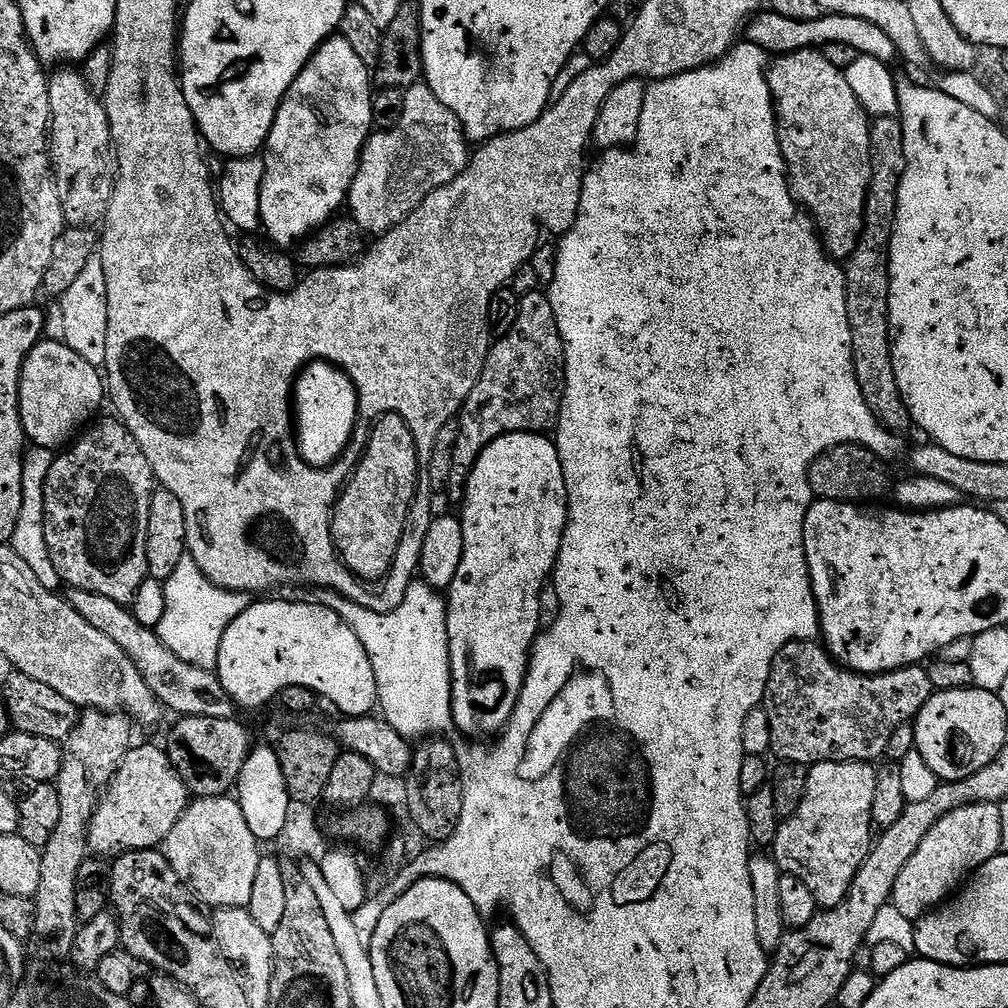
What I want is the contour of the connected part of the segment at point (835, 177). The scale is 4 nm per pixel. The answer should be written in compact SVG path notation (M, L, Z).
M811 48L810 50L802 50L794 54L775 57L775 59L771 61L767 73L772 101L776 103L776 129L778 130L778 138L782 146L784 161L788 167L788 188L791 190L793 198L796 199L797 205L810 213L812 222L815 224L817 232L820 233L823 239L825 252L837 262L847 261L848 257L854 254L854 250L858 246L860 235L864 229L866 198L868 197L870 180L872 178L872 155L870 154L870 134L872 133L872 126L870 117L868 113L865 112L862 102L850 86L845 69L826 62L823 51Z

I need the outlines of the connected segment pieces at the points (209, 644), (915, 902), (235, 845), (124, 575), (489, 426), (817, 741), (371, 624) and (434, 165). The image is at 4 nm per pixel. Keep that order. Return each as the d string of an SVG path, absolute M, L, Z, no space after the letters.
M187 554L182 558L182 562L178 562L174 574L170 574L170 578L164 581L164 589L166 590L166 614L162 614L162 622L158 629L162 642L166 642L166 646L170 646L170 650L174 650L178 658L182 658L182 662L215 669L218 650L222 647L222 634L230 626L230 622L234 622L234 618L238 618L238 614L242 614L248 608L249 597L245 593L231 592L210 582L210 578L202 574L200 567Z
M967 804L958 810L950 810L950 814L934 822L918 850L914 850L914 858L902 866L890 902L903 917L915 922L924 913L945 903L972 873L990 862L990 858L1001 855L1004 847L999 804Z
M231 795L202 796L193 799L188 809L178 818L178 826L170 830L163 842L164 857L178 874L178 878L188 885L195 899L209 909L218 908L247 908L250 894L254 891L254 878L258 874L258 862L262 855L261 841L250 834L250 826L246 826L246 814L242 814L239 800Z
M111 419L97 428L89 427L71 445L72 452L61 451L53 459L44 487L44 529L50 562L54 562L54 570L58 570L61 581L68 584L69 589L102 594L102 598L114 598L114 602L128 606L134 594L138 594L138 586L149 579L146 538L150 526L150 502L158 485L134 434L130 434L119 419Z
M539 290L520 297L518 322L514 322L510 334L499 337L493 343L480 381L474 390L470 390L470 398L466 398L460 409L446 496L456 502L463 501L468 476L490 442L515 432L544 434L555 429L563 401L564 343L554 318L554 306L550 306L547 295Z
M791 640L778 650L764 691L762 706L770 718L771 755L780 762L805 766L847 760L876 762L890 746L894 730L915 721L933 694L927 667L868 676L837 664L823 643Z
M419 578L413 580L402 606L393 612L374 612L327 590L319 593L318 600L337 612L358 634L362 646L366 646L378 682L378 708L383 720L390 722L398 734L409 738L444 734L453 727L448 606L437 589Z
M427 83L414 85L404 92L402 118L392 128L373 131L364 144L346 201L351 219L365 234L397 228L434 190L454 182L469 159L470 141L458 118L438 102Z

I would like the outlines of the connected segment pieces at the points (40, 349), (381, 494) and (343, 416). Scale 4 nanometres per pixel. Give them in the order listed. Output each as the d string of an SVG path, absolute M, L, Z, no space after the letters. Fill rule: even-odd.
M48 339L32 347L20 371L20 421L25 437L35 447L60 450L106 404L106 380L97 365L78 358L63 339Z
M387 412L369 428L366 447L359 457L360 465L356 473L347 477L346 483L339 493L335 509L332 513L332 540L341 560L362 582L383 581L391 567L386 565L384 558L384 542L396 542L402 538L409 510L416 499L416 487L419 484L420 459L417 444L406 420L397 412Z
M314 360L297 376L294 385L294 435L300 456L311 468L327 468L348 452L359 415L360 399L354 382L336 365Z

